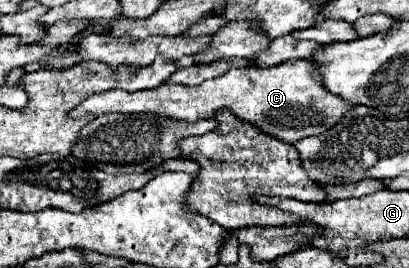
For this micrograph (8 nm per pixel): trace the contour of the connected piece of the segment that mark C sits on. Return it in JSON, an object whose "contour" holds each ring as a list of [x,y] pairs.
{"contour":[[[293,58],[289,62],[283,62],[273,68],[231,68],[227,74],[207,80],[199,86],[183,86],[175,82],[165,82],[159,88],[151,90],[139,90],[139,92],[125,92],[125,90],[111,90],[101,92],[97,96],[89,96],[85,102],[77,106],[77,110],[71,112],[73,118],[79,118],[87,112],[101,116],[109,112],[121,112],[121,114],[139,114],[139,112],[151,112],[159,116],[171,116],[187,122],[195,122],[199,118],[215,118],[215,114],[221,108],[231,108],[237,118],[243,118],[245,122],[261,128],[267,134],[273,134],[275,138],[295,144],[301,138],[307,136],[321,136],[329,132],[351,108],[351,104],[345,104],[343,98],[337,98],[337,94],[329,94],[325,86],[321,84],[321,70],[319,62],[313,62],[309,58]]]}

